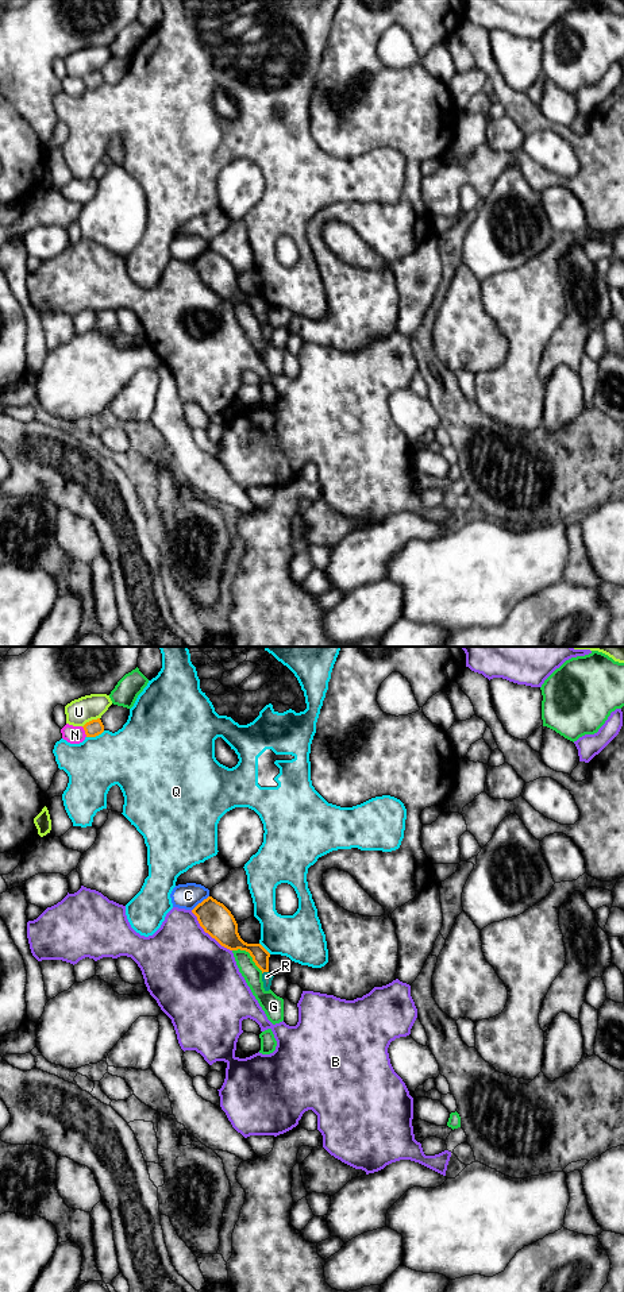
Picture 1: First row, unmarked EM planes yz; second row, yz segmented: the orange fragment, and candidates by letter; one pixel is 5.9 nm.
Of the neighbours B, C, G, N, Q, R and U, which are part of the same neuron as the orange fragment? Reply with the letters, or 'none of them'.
none of them

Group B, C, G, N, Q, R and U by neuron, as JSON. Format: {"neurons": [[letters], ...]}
{"neurons": [["B"], ["C"], ["G"], ["N"], ["Q"], ["R"], ["U"]]}

